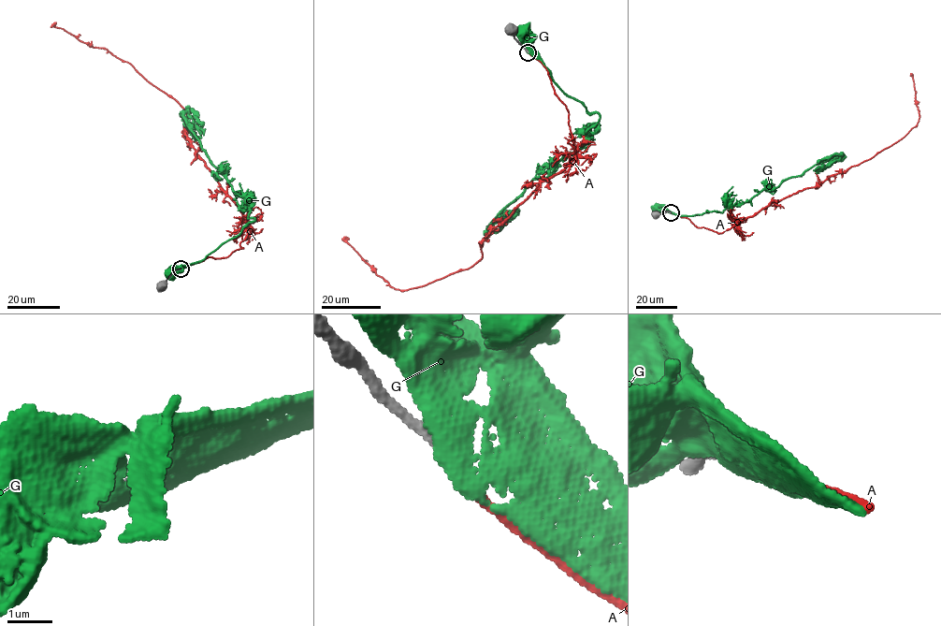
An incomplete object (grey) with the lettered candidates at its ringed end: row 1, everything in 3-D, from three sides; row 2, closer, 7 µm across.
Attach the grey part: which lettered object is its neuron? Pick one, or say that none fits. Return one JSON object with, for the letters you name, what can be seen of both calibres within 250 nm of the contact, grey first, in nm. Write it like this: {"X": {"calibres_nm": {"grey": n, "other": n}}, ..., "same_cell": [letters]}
{"same_cell": []}

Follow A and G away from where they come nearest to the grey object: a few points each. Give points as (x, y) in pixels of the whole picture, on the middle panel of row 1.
A: (528, 52), (545, 68), (569, 112), (575, 157), (484, 239), (483, 257), (399, 290), (372, 270), (349, 239)
G: (527, 50), (519, 36), (522, 35)

